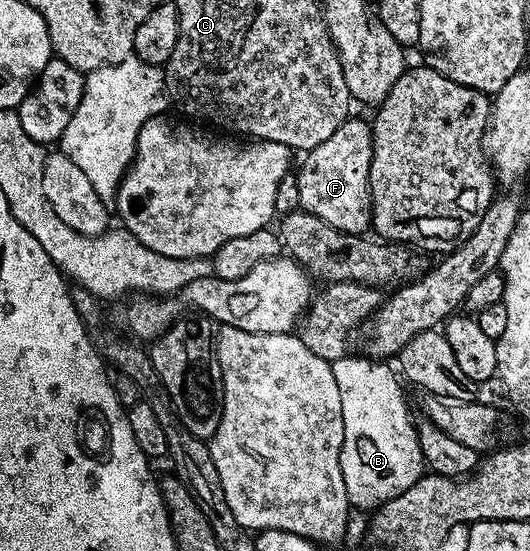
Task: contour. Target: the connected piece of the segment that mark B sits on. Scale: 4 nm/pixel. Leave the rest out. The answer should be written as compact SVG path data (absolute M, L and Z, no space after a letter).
M348 355L331 362L337 391L341 391L341 419L345 423L341 475L352 506L371 511L413 487L413 483L424 476L425 466L419 431L416 422L411 422L396 370L391 370L387 366L390 364L382 360L355 356Z

